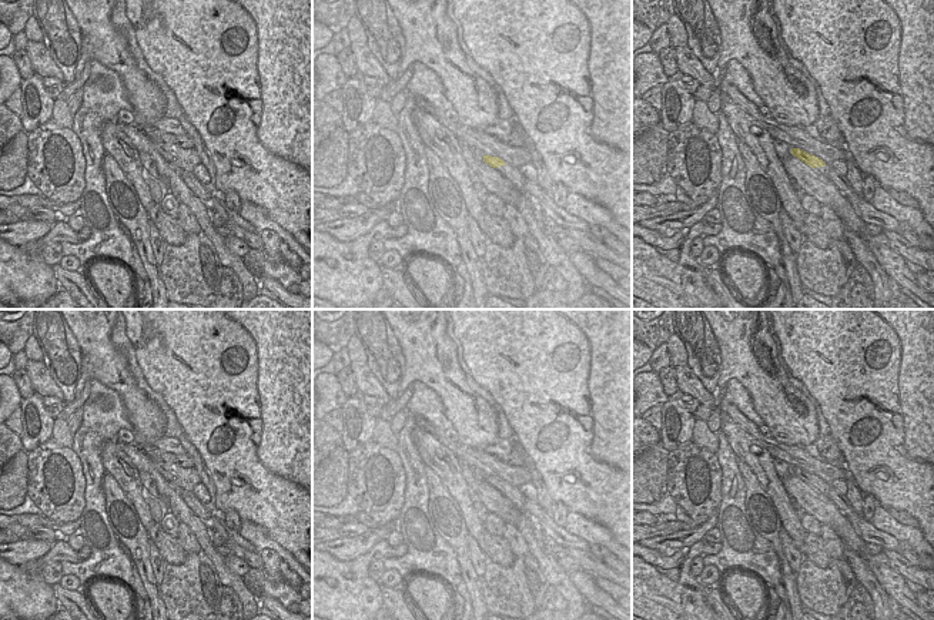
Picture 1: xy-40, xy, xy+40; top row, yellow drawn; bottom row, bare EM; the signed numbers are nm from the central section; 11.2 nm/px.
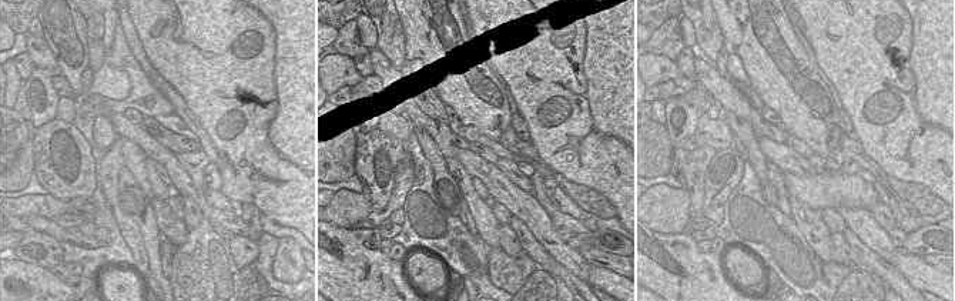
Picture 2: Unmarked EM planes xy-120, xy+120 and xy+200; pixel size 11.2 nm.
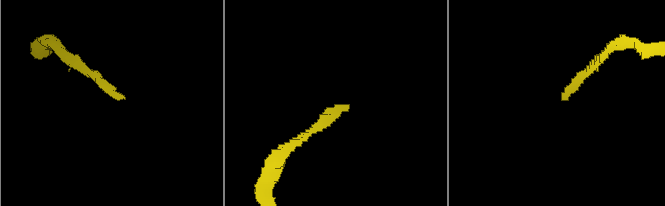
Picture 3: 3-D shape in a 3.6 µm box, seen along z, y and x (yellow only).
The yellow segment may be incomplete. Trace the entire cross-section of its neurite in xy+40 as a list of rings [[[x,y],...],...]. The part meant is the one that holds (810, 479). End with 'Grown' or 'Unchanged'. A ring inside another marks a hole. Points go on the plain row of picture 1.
[[[791,467],[791,473],[813,487],[826,486],[826,482],[821,477],[809,473],[800,467]]]. Unchanged

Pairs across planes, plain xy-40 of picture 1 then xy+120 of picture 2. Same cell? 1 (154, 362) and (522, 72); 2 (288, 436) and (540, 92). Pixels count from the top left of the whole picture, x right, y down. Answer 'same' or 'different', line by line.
1: same
2: same

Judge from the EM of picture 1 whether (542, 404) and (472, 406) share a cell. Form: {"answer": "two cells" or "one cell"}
{"answer": "two cells"}

